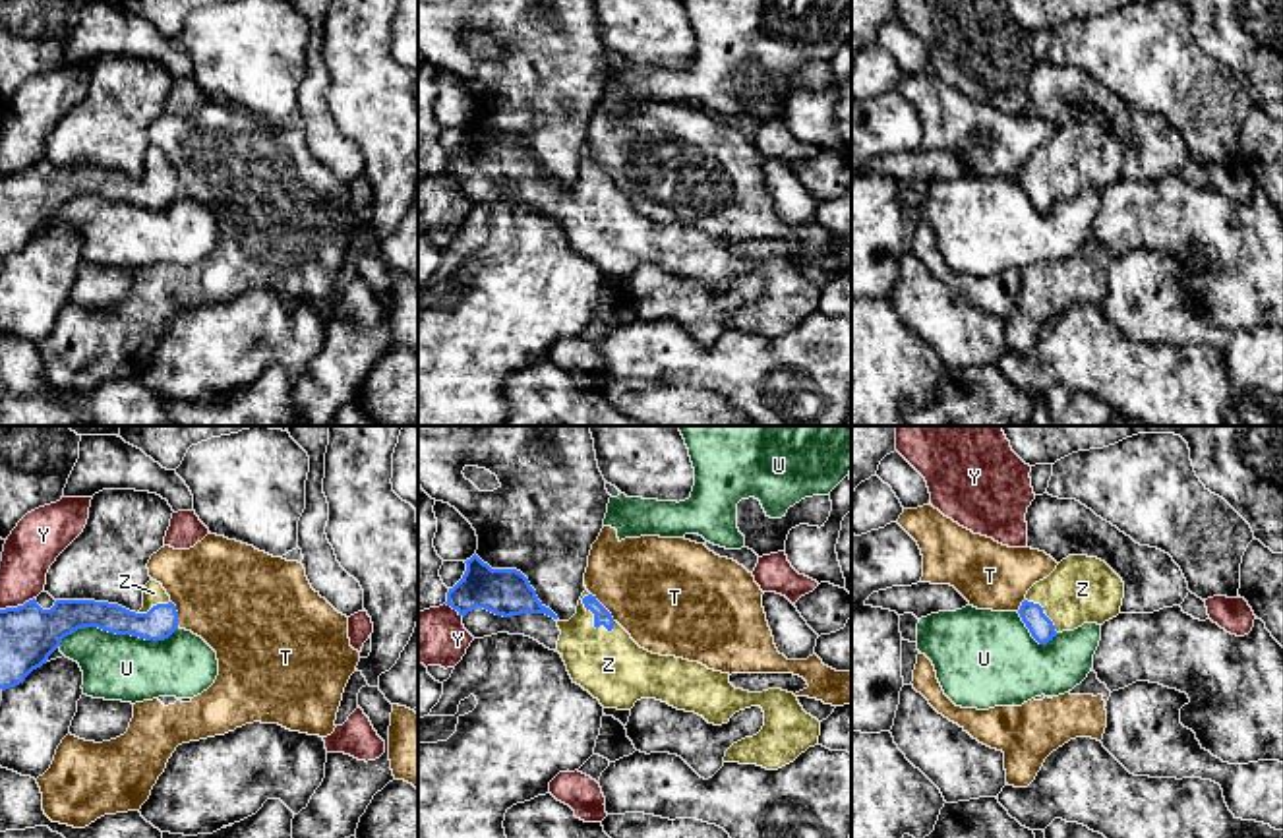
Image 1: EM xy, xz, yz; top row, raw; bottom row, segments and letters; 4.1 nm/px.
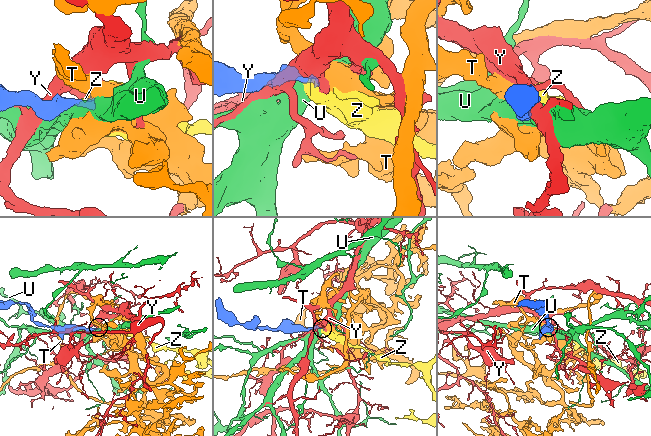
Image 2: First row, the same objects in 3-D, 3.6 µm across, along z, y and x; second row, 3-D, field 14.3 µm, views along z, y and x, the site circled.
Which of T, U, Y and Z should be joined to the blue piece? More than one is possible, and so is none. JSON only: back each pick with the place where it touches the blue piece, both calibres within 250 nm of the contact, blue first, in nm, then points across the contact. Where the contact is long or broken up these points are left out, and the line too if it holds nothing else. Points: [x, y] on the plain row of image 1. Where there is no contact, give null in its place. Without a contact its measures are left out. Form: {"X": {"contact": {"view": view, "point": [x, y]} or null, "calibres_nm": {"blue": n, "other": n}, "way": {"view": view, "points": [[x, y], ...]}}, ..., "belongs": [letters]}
{"Z": {"contact": {"view": "xz", "point": [595, 184]}, "calibres_nm": {"blue": 70, "other": 280}, "way": {"view": "xz", "points": [[602, 182], [595, 184], [595, 213], [608, 231]]}}, "belongs": ["Z"]}

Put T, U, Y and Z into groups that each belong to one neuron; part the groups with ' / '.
T / U / Y / Z

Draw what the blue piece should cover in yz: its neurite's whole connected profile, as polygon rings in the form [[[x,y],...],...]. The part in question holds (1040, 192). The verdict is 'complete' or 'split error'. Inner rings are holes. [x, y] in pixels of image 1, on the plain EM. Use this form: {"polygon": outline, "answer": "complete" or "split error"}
{"polygon": [[[1068,122],[1028,157],[1018,180],[1031,203],[1047,211],[1062,197],[1117,184],[1122,165],[1124,149],[1105,128]]], "answer": "split error"}

